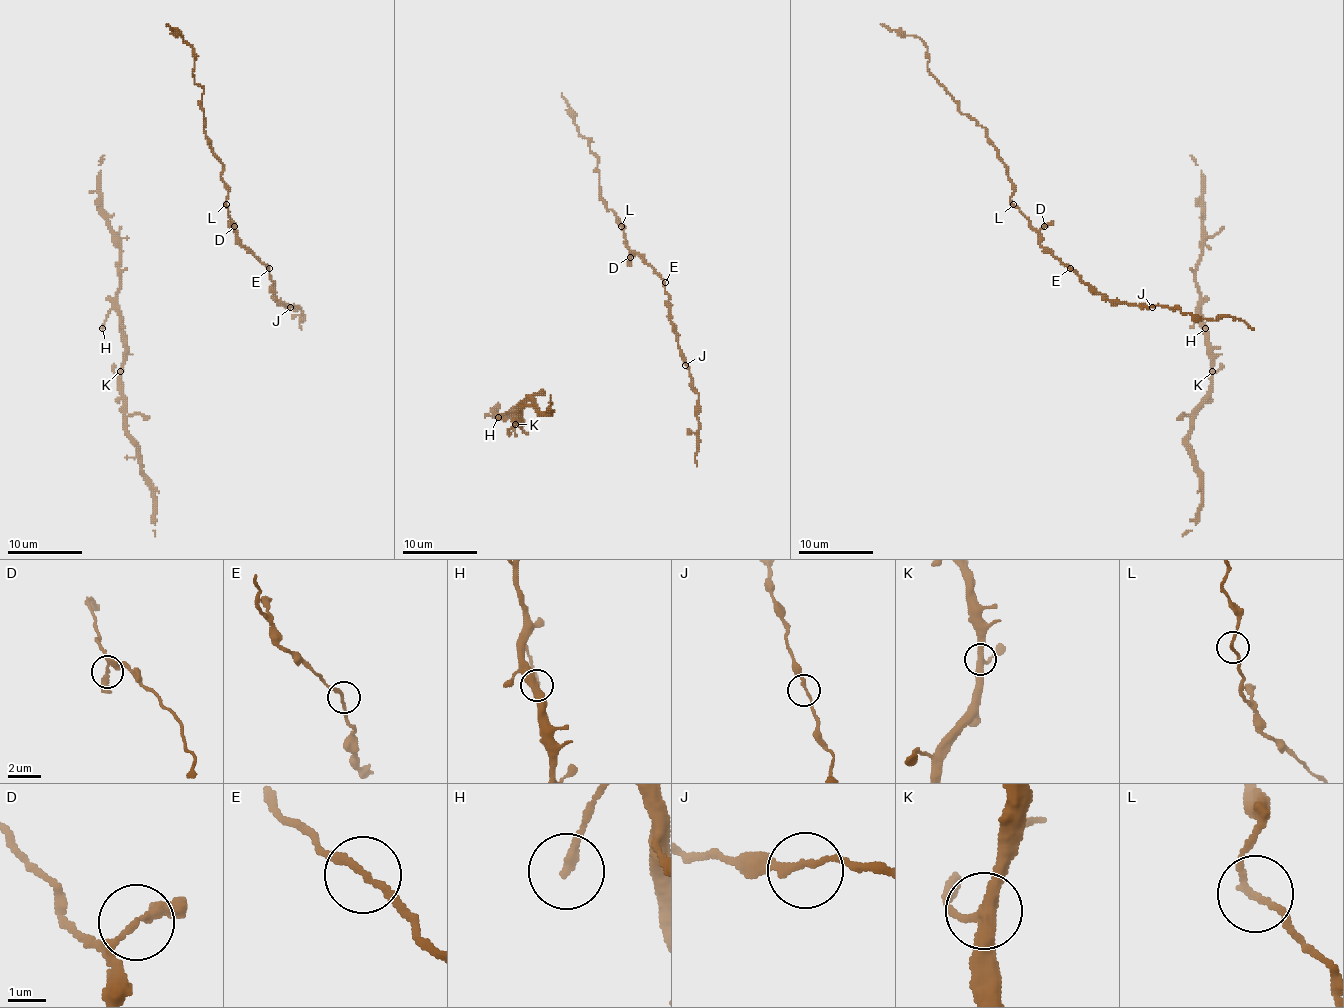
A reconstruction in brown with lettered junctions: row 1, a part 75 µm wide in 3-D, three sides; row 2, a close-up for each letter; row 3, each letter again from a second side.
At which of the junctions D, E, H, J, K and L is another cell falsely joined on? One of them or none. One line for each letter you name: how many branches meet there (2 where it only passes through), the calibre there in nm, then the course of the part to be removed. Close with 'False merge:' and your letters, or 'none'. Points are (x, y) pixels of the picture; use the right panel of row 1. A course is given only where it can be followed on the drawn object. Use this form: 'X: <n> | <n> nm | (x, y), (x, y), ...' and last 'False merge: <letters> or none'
False merge: none

